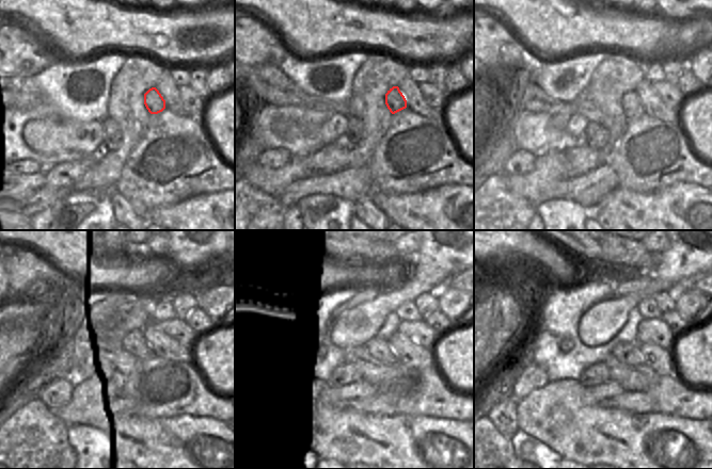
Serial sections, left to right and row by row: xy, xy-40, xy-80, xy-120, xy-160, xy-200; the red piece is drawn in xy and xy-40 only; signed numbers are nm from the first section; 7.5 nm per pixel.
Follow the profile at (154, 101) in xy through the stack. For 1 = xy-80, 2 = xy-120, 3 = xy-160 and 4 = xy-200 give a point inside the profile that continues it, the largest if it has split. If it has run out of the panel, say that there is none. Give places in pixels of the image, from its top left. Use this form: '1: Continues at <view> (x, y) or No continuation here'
1: Continues at xy-80 (633, 109)
2: Continues at xy-120 (135, 342)
3: Continues at xy-160 (381, 350)
4: Continues at xy-200 (626, 352).

